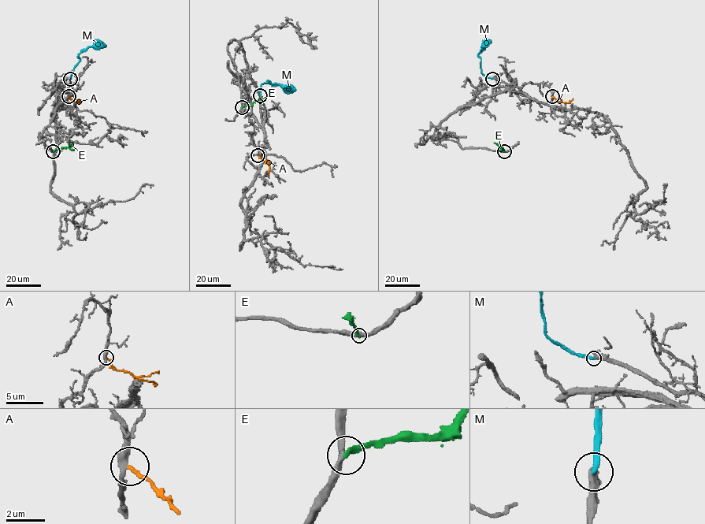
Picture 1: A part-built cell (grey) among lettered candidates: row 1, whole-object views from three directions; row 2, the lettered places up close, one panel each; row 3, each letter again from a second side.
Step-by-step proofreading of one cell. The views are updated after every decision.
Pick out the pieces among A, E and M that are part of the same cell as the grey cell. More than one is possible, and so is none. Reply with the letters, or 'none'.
none

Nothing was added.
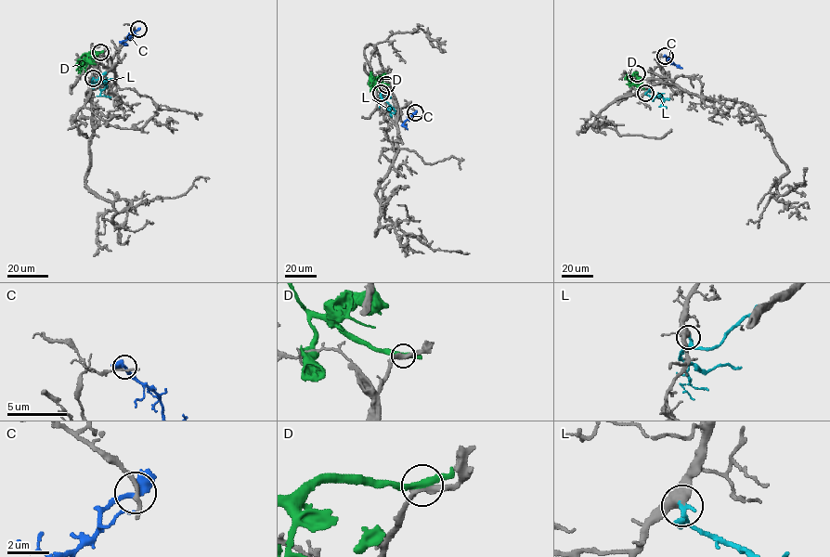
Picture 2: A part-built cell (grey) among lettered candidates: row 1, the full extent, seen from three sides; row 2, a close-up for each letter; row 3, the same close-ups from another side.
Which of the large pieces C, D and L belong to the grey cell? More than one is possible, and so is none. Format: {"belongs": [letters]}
{"belongs": ["L"]}

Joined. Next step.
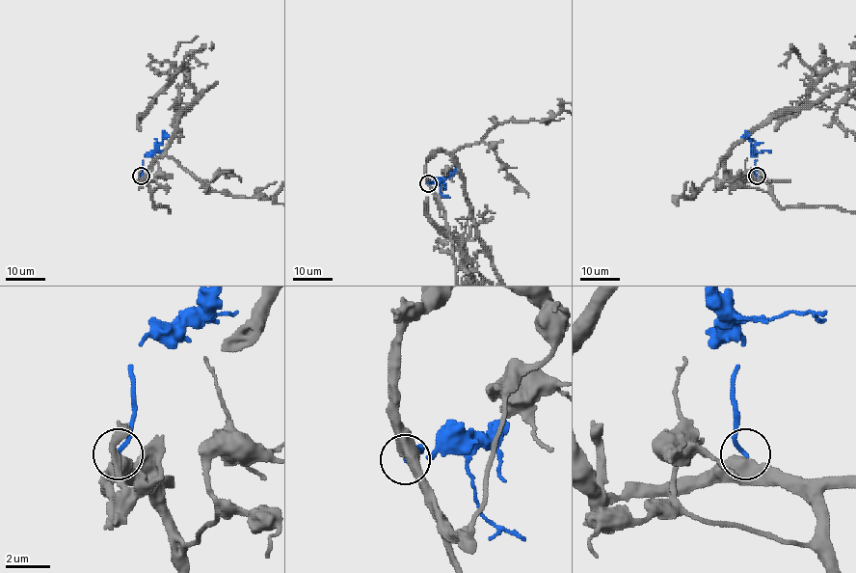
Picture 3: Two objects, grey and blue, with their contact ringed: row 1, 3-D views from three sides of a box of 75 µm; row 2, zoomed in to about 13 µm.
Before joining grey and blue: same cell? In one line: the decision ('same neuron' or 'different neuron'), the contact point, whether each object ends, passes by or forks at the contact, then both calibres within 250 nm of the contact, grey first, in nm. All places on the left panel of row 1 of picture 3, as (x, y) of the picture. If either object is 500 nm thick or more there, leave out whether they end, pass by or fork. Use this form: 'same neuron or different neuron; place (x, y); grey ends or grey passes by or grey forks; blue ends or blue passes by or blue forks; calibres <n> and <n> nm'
different neuron; place (141, 176); grey passes by; blue ends; calibres 480 and 180 nm

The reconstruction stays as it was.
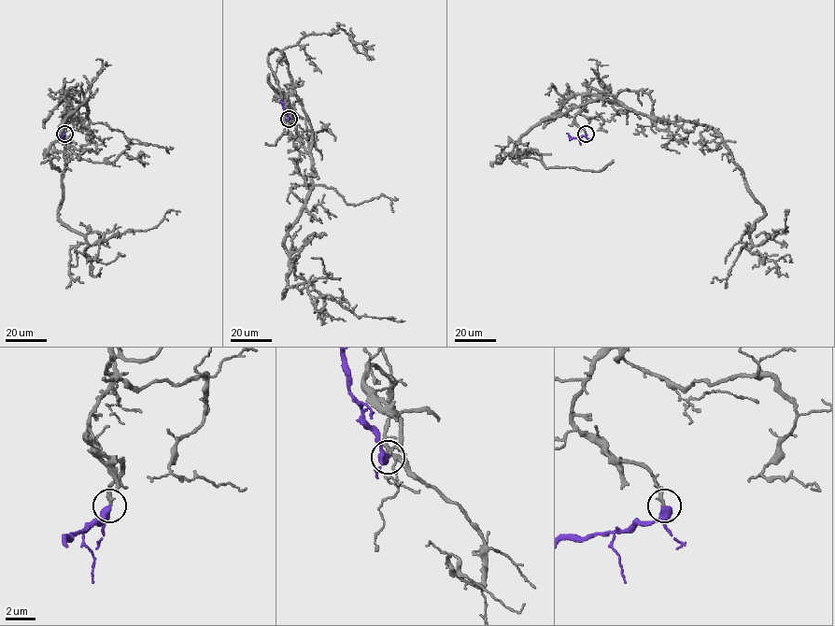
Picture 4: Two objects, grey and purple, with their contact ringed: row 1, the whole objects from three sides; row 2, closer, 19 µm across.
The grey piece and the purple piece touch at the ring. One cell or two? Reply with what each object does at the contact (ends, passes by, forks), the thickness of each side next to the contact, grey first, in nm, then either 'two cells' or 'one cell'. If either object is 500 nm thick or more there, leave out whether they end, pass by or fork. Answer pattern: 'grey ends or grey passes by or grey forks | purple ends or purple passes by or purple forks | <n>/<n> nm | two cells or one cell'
grey ends | purple passes by | 240/360 nm | one cell

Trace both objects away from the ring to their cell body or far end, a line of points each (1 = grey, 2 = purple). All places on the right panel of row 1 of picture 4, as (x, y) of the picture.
1: (586, 134), (573, 120), (583, 95), (712, 127), (763, 207), (751, 242), (761, 245), (784, 231), (788, 211)
2: (586, 134), (570, 138), (566, 133)

